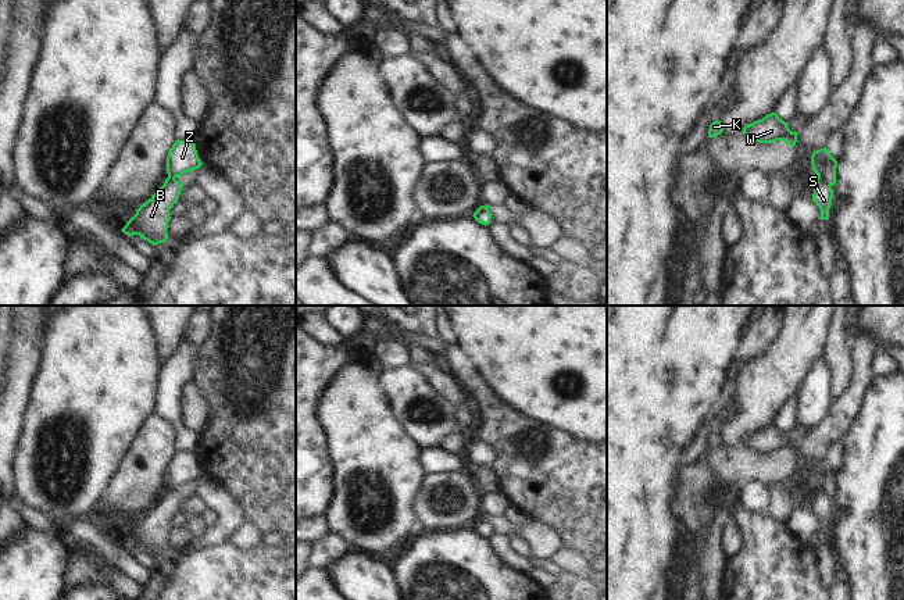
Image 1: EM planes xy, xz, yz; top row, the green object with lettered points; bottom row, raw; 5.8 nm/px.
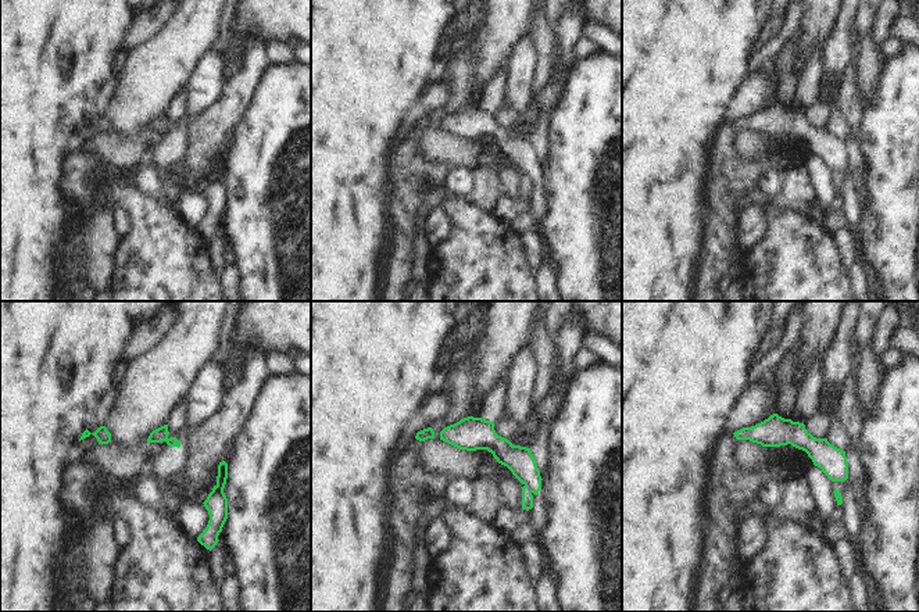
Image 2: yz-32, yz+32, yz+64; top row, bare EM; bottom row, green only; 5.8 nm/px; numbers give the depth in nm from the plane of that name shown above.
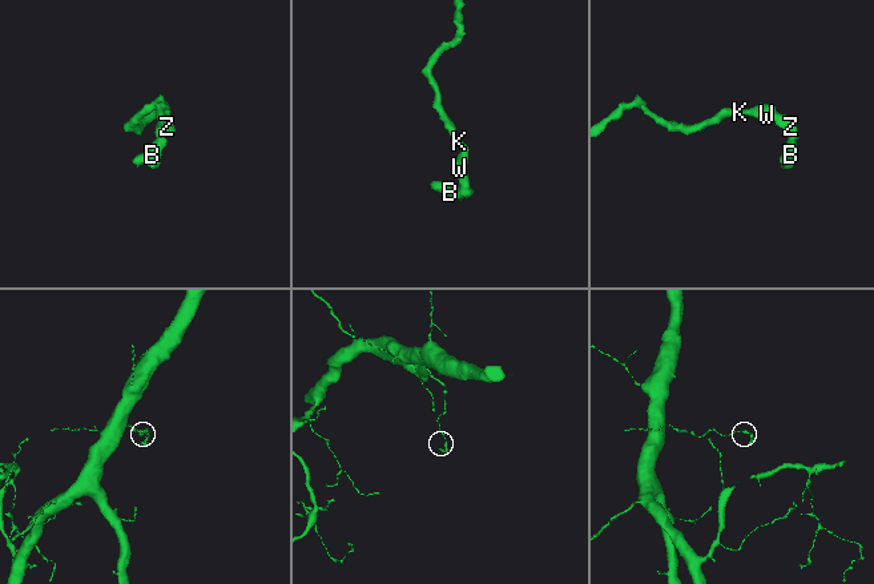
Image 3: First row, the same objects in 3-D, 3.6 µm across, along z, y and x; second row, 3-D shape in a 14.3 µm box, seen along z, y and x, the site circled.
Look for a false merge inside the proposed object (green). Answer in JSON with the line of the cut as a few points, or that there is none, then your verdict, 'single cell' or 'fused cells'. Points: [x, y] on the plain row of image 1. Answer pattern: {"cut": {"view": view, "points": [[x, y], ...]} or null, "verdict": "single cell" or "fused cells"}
{"cut": {"view": "yz", "points": [[818, 486], [829, 497]]}, "verdict": "fused cells"}

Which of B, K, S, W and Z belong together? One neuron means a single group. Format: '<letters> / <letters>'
B S / K W Z

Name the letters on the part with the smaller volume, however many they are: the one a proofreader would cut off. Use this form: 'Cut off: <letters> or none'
Cut off: B, S

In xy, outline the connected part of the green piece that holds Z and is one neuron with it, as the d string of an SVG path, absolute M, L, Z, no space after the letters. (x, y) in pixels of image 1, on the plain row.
M175 451L167 467L167 485L178 489L182 485L194 482L203 476L196 456L189 451Z

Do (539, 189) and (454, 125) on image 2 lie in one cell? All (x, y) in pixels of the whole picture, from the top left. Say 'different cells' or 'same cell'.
same cell

